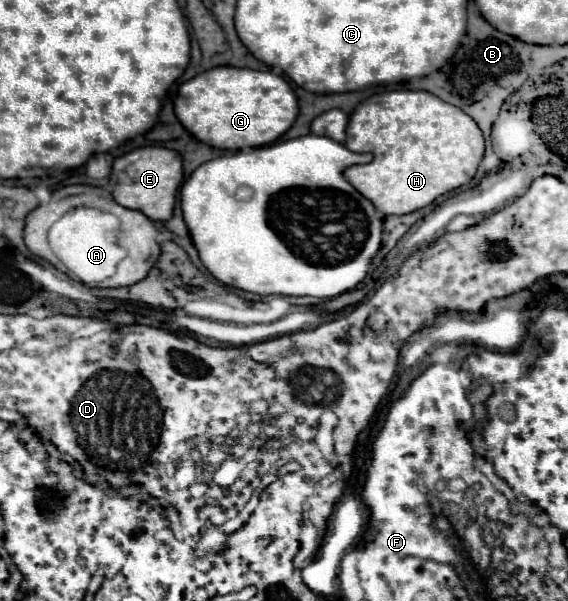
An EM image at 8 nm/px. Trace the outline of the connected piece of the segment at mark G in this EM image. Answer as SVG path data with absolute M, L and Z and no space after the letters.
M214 67L184 81L174 99L180 123L202 143L216 149L262 147L282 137L298 117L298 101L280 73L236 67Z

